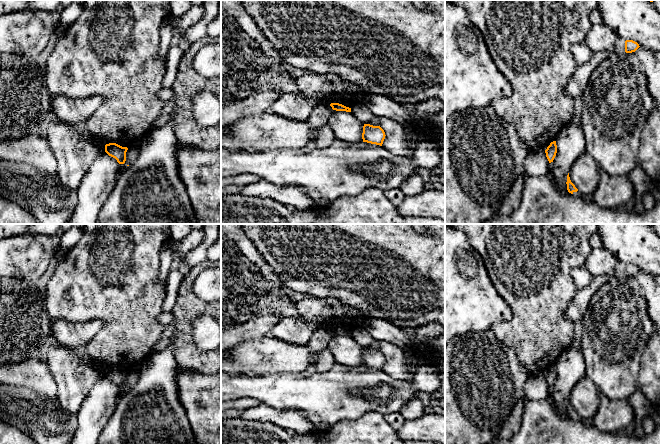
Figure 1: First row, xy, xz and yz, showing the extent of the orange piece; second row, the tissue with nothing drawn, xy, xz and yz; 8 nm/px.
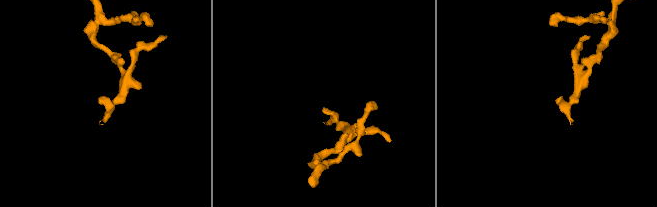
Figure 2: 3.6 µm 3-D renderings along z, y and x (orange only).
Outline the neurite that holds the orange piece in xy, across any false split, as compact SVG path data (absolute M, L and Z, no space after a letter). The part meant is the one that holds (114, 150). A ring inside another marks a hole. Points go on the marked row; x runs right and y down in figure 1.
M109 143L105 145L105 152L109 156L115 158L119 164L125 163L127 150L127 147L122 147L116 143Z

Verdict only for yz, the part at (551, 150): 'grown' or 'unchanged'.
unchanged

